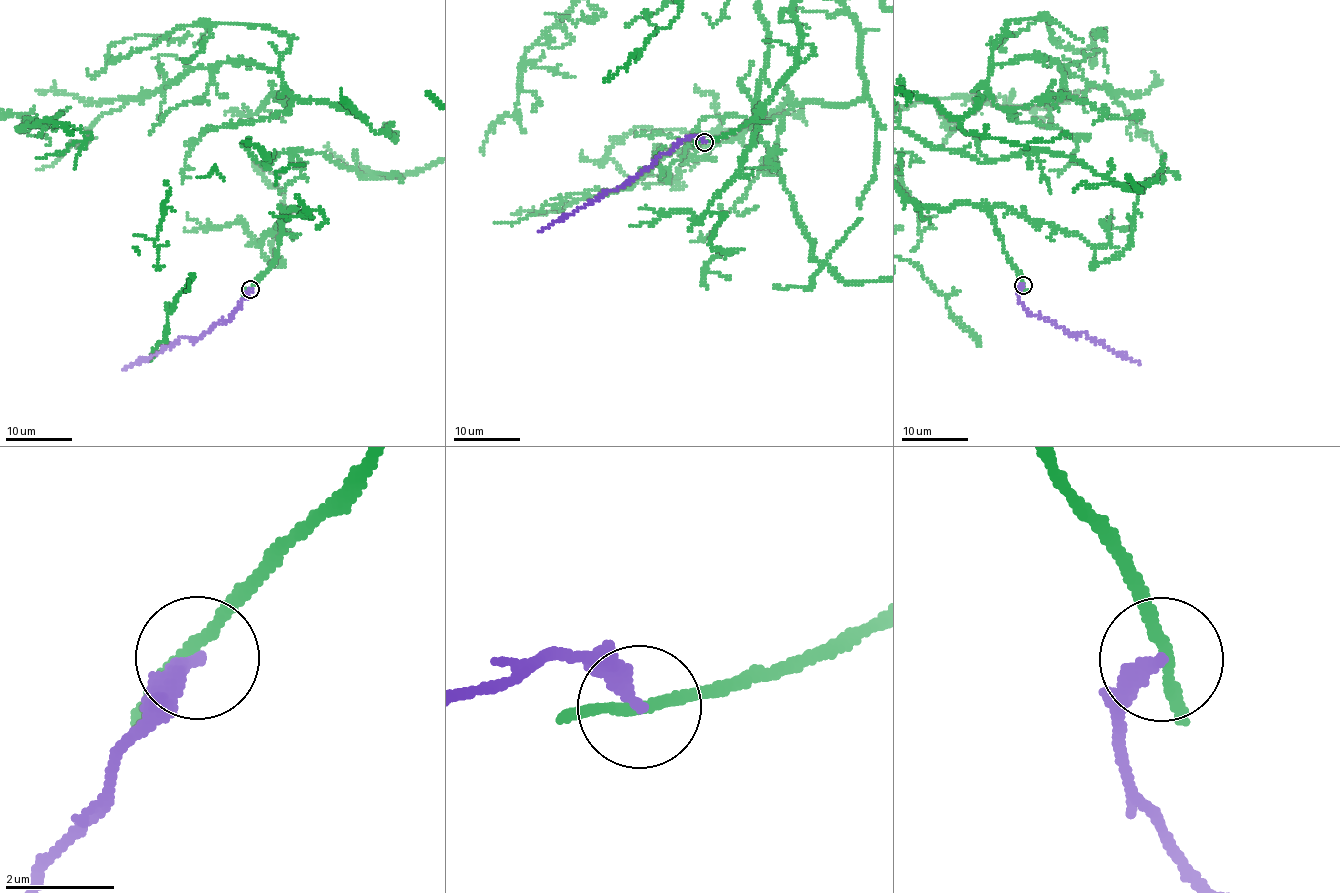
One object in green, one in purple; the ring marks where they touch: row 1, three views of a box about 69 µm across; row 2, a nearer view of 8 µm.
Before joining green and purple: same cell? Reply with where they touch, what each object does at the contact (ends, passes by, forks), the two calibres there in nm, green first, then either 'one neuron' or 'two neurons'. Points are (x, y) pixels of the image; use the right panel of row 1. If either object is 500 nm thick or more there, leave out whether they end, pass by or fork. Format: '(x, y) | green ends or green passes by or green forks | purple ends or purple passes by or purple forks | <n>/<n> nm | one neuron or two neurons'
(1023, 285) | green passes by | purple ends | 200/320 nm | two neurons

